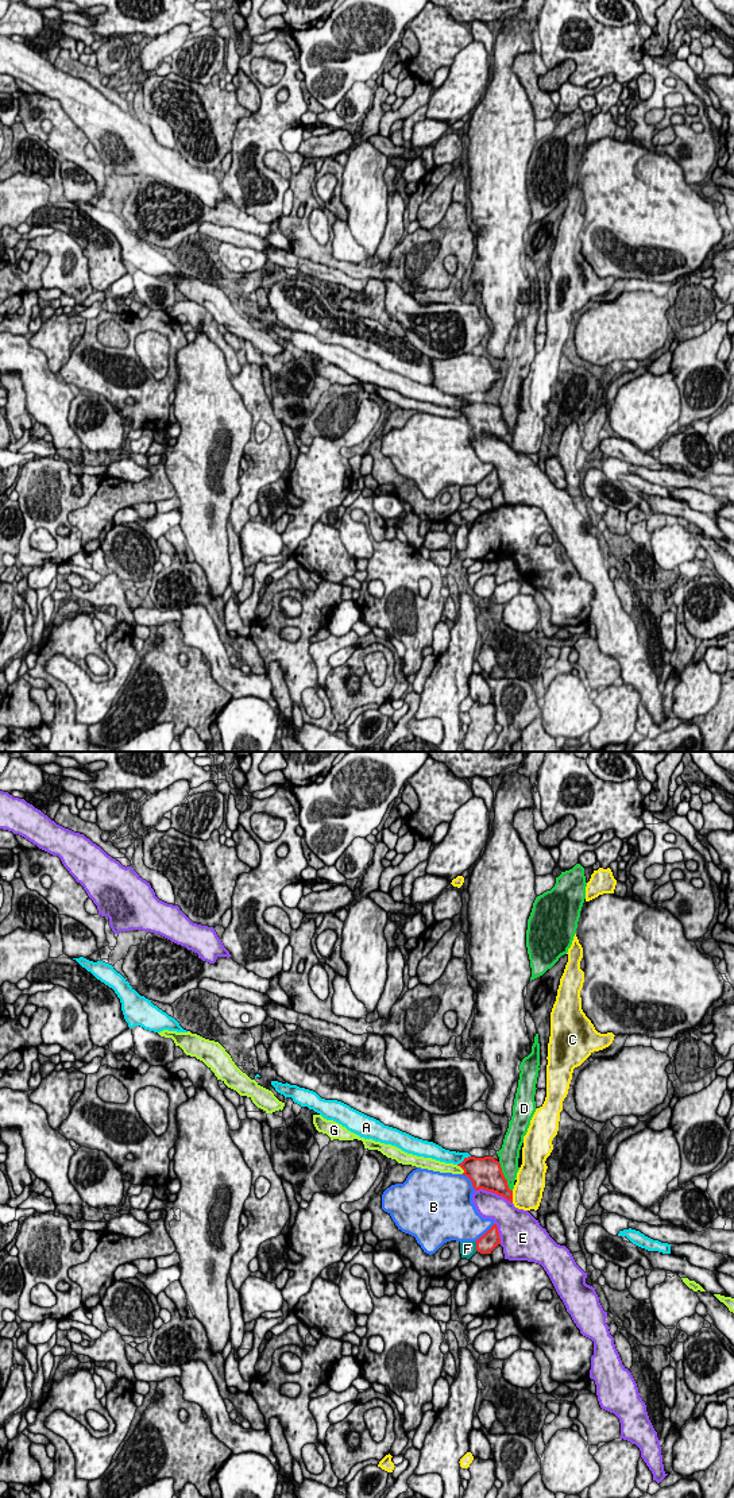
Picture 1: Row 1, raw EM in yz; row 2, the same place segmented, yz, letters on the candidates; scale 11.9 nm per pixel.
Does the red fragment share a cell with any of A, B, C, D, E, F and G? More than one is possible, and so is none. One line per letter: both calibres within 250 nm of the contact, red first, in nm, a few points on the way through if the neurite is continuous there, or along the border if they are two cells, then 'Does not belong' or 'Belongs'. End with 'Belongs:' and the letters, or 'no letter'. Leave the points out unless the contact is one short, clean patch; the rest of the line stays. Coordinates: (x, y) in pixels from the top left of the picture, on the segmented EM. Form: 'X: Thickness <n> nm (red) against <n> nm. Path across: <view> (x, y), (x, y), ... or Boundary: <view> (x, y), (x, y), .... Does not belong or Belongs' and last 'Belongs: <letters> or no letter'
A: Thickness 320 nm (red) against 160 nm. Does not belong
B: Thickness 220 nm (red) against 380 nm. Does not belong
C: Thickness 240 nm (red) against 360 nm. Does not belong
D: Thickness 380 nm (red) against 220 nm. Path across: yz (485, 1173), (503, 1177), (509, 1157). Belongs
E: Thickness 380 nm (red) against 320 nm. Does not belong
F: Thickness 220 nm (red) against 190 nm. Does not belong
G: Thickness 320 nm (red) against 130 nm. Does not belong
Belongs: D

